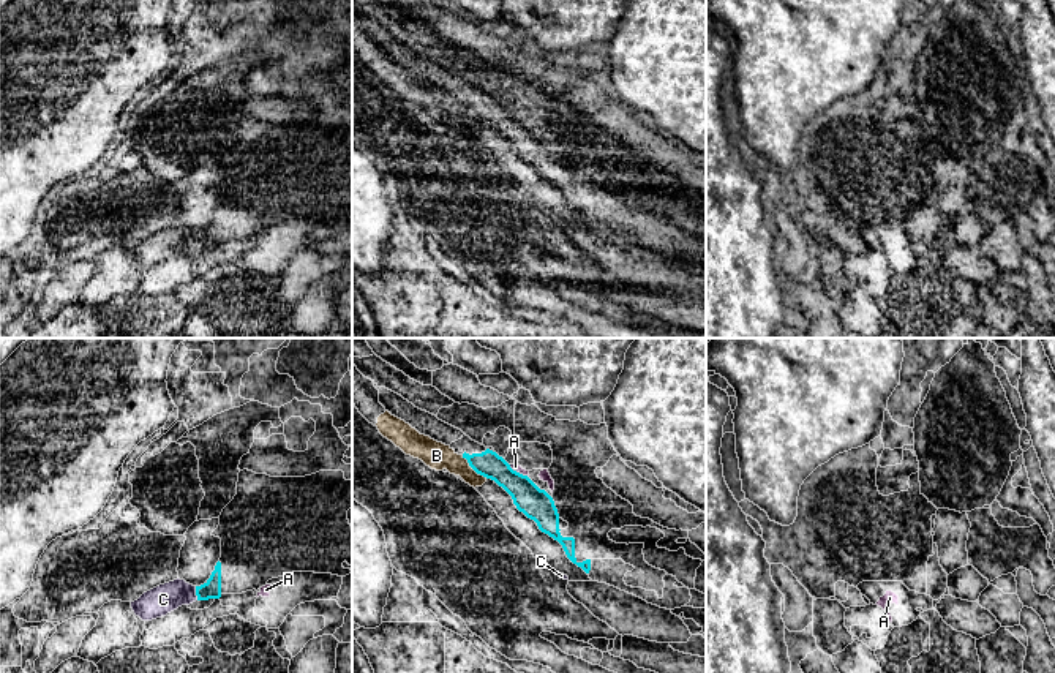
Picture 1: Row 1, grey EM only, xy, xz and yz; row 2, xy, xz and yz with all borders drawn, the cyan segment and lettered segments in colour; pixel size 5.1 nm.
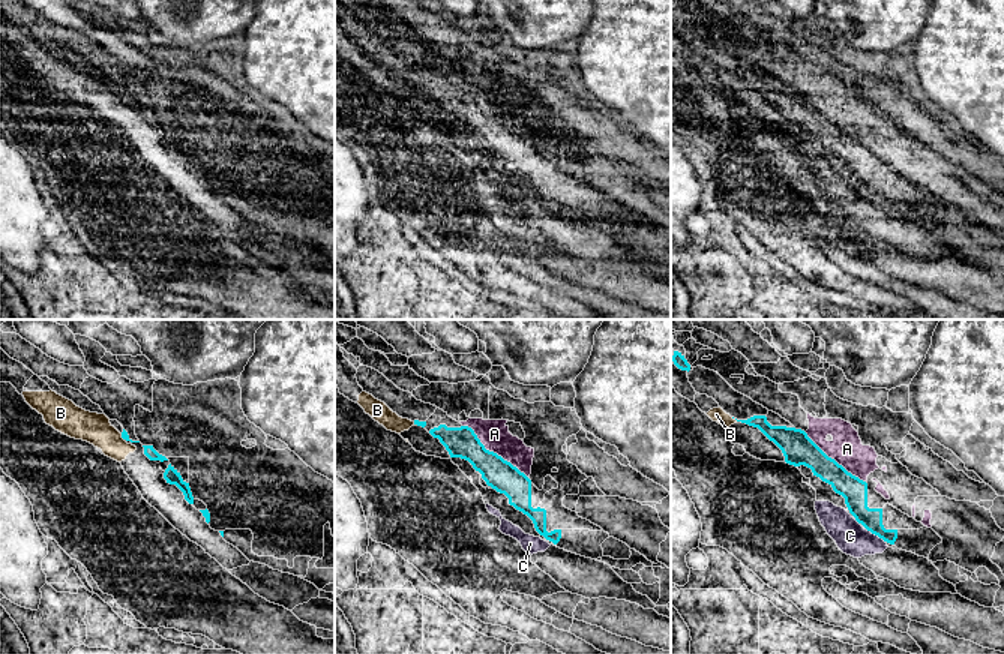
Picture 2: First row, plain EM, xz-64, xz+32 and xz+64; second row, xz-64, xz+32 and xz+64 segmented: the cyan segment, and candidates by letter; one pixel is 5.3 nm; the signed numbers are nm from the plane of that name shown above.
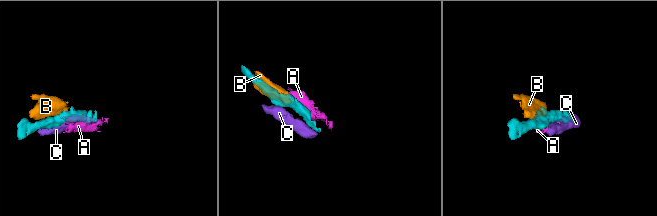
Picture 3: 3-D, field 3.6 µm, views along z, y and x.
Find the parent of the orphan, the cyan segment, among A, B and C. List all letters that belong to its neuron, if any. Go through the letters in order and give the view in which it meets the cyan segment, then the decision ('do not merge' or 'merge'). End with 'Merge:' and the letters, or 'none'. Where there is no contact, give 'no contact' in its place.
A: meets cyan in xz; do not merge
B: meets cyan in xz; do not merge
C: meets cyan in xy; do not merge
Merge: none

